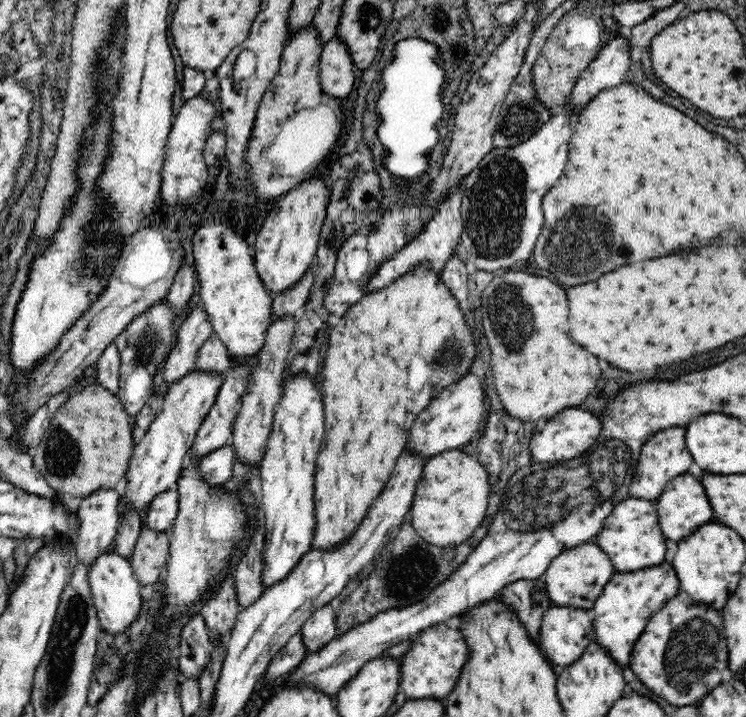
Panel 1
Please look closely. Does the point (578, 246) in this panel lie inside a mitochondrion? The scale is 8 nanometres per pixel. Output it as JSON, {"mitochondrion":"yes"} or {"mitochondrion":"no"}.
{"mitochondrion":"yes"}

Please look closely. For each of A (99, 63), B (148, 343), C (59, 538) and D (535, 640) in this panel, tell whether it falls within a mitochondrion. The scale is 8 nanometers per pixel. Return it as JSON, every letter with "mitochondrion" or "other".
{"A":"other","B":"mitochondrion","C":"other","D":"other"}

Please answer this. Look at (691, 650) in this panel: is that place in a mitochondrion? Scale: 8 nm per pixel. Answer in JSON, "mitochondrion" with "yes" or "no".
{"mitochondrion":"yes"}

